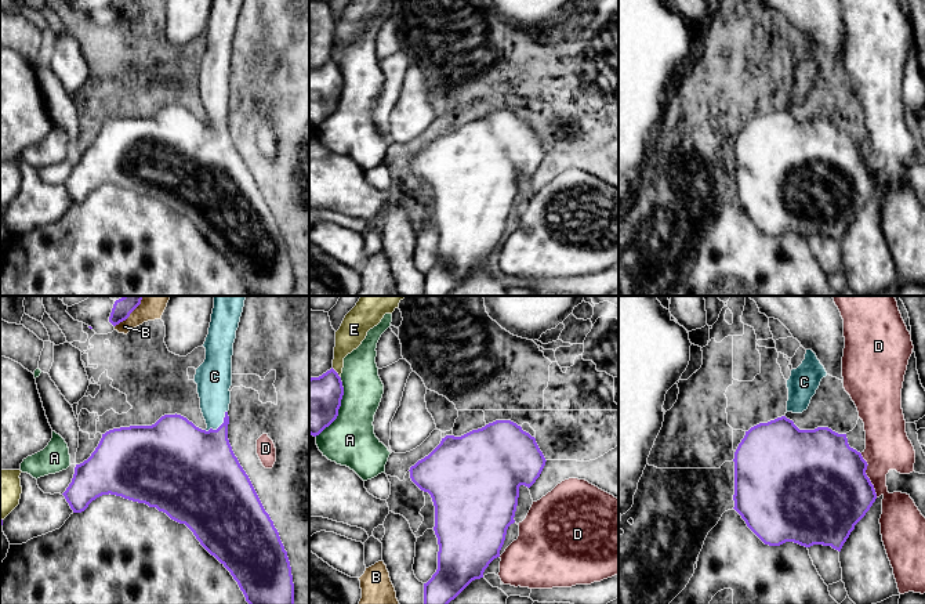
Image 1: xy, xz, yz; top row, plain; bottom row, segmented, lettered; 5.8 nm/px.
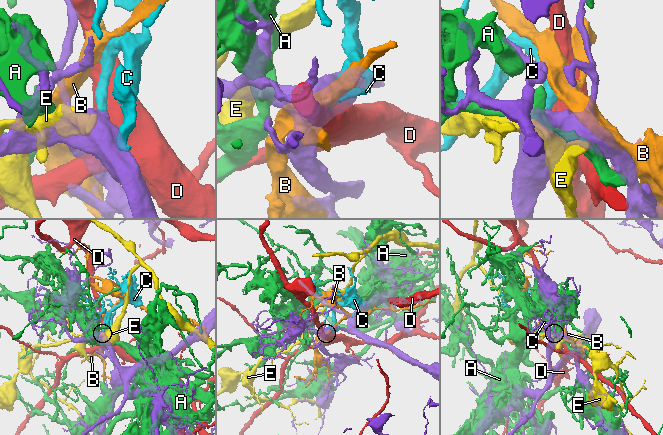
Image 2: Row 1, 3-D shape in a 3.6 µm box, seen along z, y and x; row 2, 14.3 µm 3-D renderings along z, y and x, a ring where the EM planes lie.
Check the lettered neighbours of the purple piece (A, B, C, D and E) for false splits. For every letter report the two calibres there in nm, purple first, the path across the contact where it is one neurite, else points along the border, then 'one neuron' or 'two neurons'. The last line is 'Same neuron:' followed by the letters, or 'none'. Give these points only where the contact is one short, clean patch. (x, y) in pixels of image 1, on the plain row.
A: 320 nm thick on the purple side, 300 nm on the other; two neurons
B: 80 nm thick on the purple side, 90 nm on the other; two neurons
C: 400 nm thick on the purple side, 190 nm on the other; runs through xy (202, 155), (220, 116), (214, 101), (213, 75); one neuron
D: 500 nm thick on the purple side, 260 nm on the other; two neurons
E: 320 nm thick on the purple side, 160 nm on the other; two neurons
Same neuron: C

